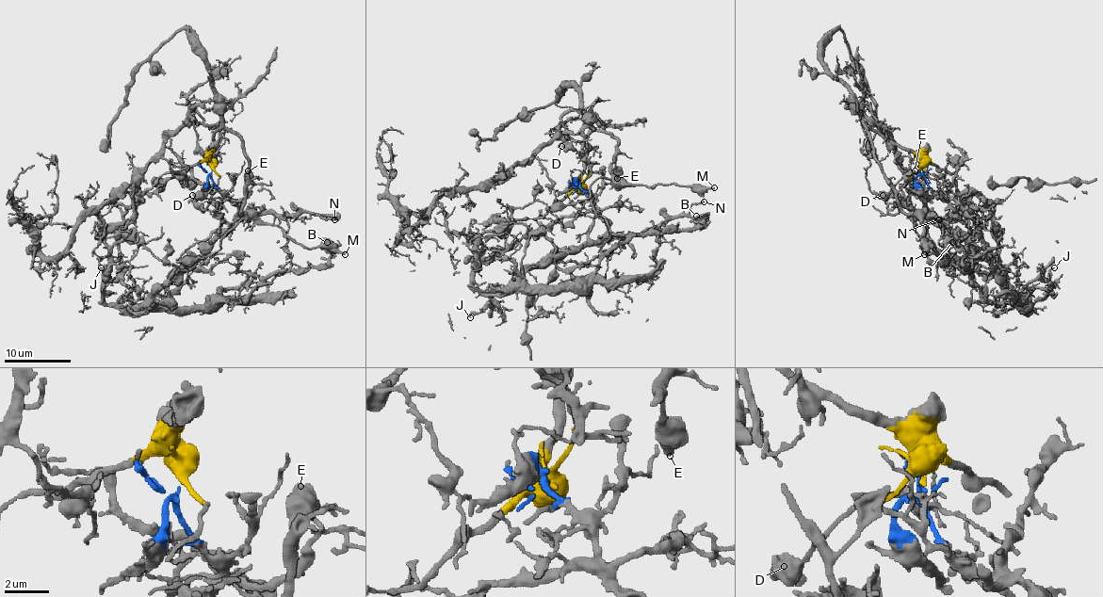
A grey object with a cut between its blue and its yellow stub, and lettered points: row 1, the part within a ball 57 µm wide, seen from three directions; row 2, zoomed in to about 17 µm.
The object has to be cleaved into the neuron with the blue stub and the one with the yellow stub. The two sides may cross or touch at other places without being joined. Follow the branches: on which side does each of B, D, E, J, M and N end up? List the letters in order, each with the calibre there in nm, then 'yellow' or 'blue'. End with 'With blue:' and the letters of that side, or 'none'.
B: 200 nm | blue
D: 650 nm | yellow
E: 550 nm | yellow
J: 200 nm | blue
M: 240 nm | yellow
N: 200 nm | blue
With blue: B, J, N

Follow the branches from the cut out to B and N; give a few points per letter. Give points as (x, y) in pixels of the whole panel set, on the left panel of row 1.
B: (212, 170), (236, 215), (155, 293), (162, 306), (242, 301), (277, 273), (321, 266), (332, 253), (327, 241)
N: (212, 170), (212, 182), (245, 214), (305, 212), (334, 220)

